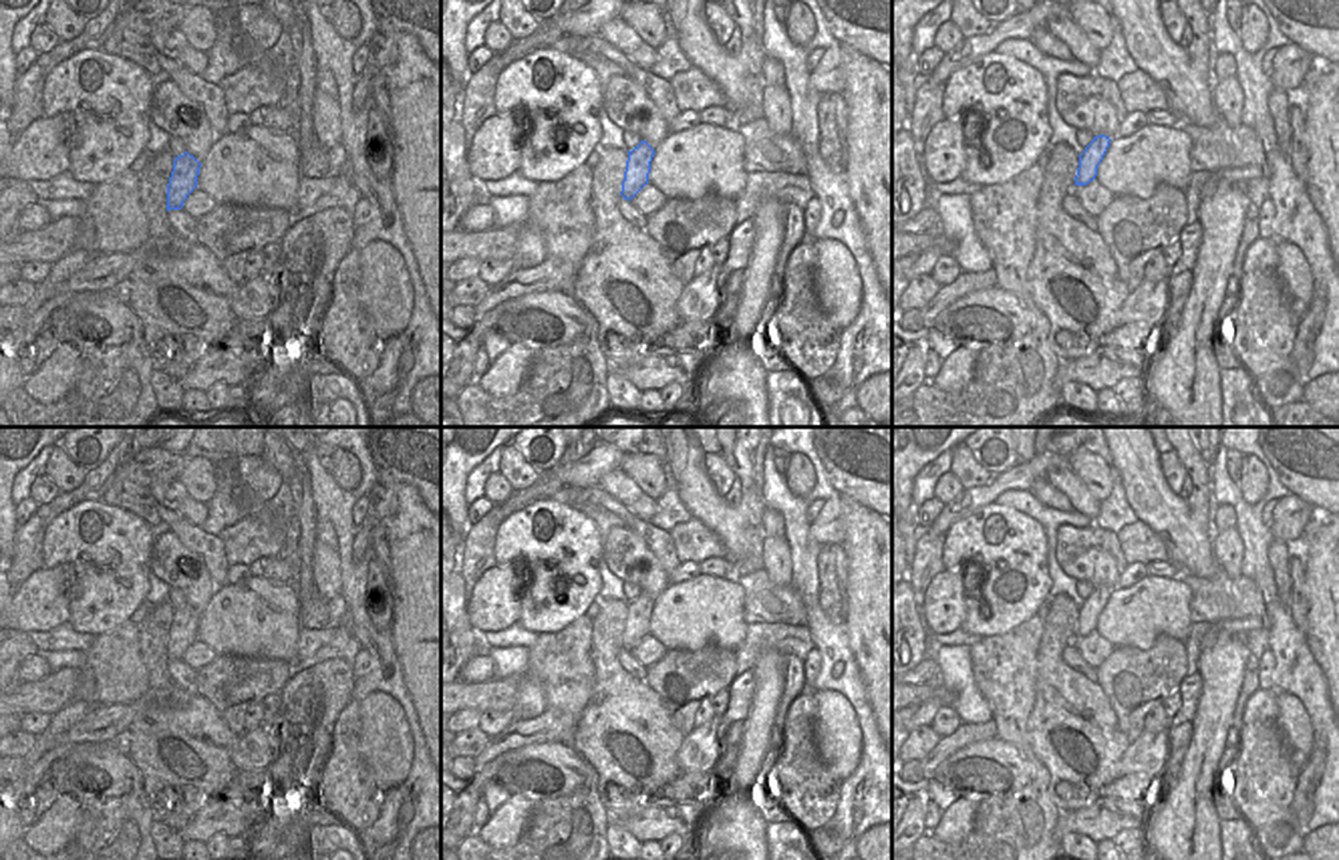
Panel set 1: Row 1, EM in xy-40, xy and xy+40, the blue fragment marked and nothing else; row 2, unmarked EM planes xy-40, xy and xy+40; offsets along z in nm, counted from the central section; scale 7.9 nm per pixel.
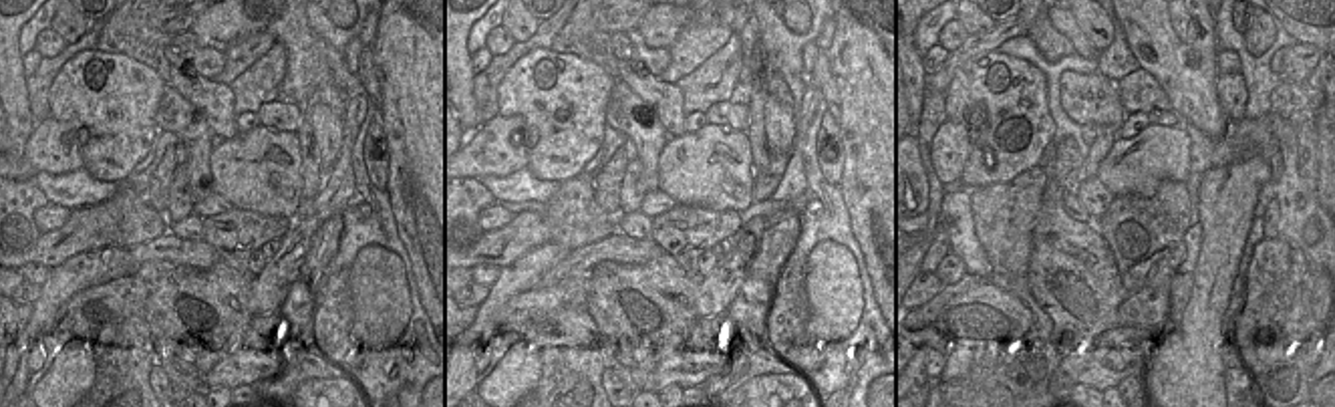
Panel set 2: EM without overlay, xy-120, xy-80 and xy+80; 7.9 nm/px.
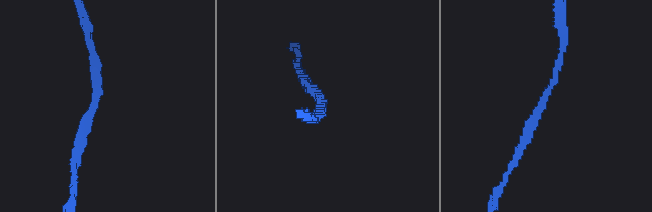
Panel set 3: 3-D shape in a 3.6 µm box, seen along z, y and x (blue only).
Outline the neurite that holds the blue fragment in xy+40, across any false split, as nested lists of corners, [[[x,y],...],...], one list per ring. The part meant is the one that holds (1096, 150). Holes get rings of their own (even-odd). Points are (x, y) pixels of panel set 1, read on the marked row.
[[[1097,135],[1093,141],[1085,147],[1085,151],[1079,155],[1079,167],[1075,175],[1075,185],[1087,185],[1097,175],[1097,165],[1101,163],[1107,147],[1109,137]]]

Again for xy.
[[[640,141],[632,151],[628,151],[628,161],[620,191],[624,199],[630,201],[648,183],[652,157],[654,149],[646,141]]]

